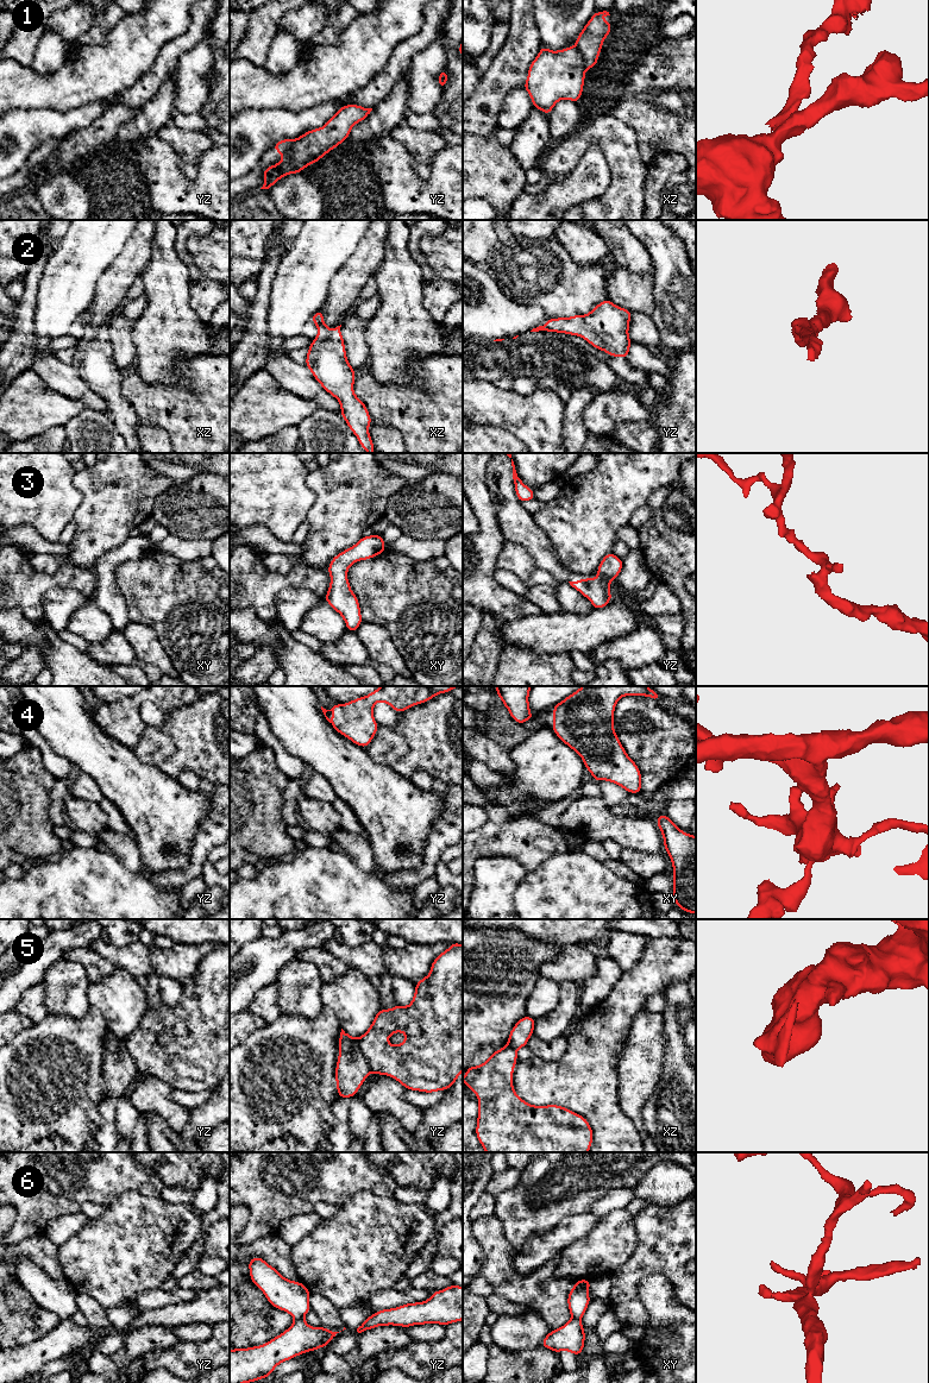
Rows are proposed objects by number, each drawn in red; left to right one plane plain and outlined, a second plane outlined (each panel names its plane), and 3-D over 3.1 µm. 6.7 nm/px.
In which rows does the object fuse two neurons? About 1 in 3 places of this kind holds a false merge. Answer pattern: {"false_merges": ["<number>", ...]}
{"false_merges": ["1", "5", "6"]}

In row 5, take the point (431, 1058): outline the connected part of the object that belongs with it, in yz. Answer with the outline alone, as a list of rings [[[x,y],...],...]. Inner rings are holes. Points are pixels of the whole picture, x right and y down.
[[[451,943],[450,948],[442,951],[432,962],[429,974],[415,985],[415,994],[409,1006],[401,1006],[396,1004],[394,1008],[379,1008],[368,1031],[358,1038],[358,1044],[360,1052],[372,1073],[378,1075],[388,1075],[397,1080],[407,1089],[433,1093],[438,1090],[446,1090],[452,1087],[458,1076],[463,1073],[463,944]],[[395,1032],[403,1032],[406,1035],[403,1043],[394,1045],[388,1043],[388,1038]]]

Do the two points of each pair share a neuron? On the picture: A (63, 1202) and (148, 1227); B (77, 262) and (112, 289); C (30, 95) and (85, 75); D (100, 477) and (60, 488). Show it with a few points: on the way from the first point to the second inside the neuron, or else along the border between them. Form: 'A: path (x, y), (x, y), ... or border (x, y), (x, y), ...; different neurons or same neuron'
A: border (129, 1192), (123, 1192), (105, 1207); different neurons
B: border (117, 256), (99, 278), (94, 297), (89, 303); different neurons
C: path (43, 92), (61, 92), (71, 86); same neuron
D: border (74, 472), (74, 486), (82, 496), (75, 511); different neurons

